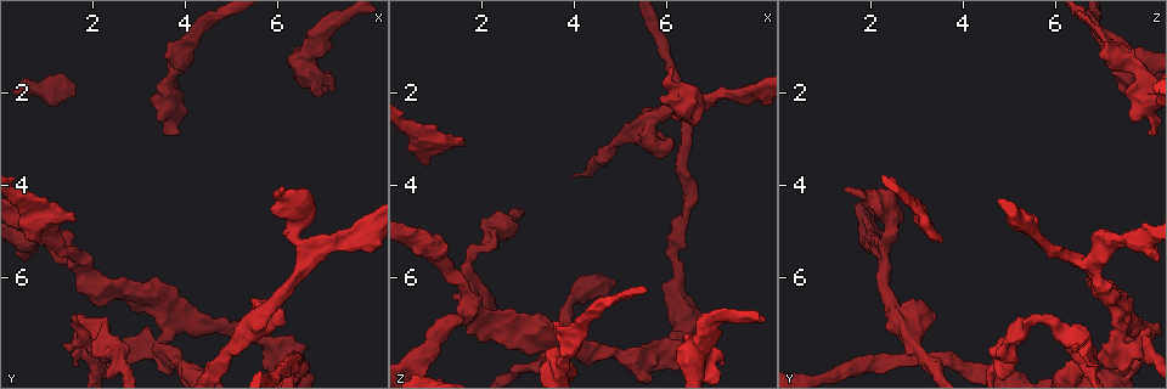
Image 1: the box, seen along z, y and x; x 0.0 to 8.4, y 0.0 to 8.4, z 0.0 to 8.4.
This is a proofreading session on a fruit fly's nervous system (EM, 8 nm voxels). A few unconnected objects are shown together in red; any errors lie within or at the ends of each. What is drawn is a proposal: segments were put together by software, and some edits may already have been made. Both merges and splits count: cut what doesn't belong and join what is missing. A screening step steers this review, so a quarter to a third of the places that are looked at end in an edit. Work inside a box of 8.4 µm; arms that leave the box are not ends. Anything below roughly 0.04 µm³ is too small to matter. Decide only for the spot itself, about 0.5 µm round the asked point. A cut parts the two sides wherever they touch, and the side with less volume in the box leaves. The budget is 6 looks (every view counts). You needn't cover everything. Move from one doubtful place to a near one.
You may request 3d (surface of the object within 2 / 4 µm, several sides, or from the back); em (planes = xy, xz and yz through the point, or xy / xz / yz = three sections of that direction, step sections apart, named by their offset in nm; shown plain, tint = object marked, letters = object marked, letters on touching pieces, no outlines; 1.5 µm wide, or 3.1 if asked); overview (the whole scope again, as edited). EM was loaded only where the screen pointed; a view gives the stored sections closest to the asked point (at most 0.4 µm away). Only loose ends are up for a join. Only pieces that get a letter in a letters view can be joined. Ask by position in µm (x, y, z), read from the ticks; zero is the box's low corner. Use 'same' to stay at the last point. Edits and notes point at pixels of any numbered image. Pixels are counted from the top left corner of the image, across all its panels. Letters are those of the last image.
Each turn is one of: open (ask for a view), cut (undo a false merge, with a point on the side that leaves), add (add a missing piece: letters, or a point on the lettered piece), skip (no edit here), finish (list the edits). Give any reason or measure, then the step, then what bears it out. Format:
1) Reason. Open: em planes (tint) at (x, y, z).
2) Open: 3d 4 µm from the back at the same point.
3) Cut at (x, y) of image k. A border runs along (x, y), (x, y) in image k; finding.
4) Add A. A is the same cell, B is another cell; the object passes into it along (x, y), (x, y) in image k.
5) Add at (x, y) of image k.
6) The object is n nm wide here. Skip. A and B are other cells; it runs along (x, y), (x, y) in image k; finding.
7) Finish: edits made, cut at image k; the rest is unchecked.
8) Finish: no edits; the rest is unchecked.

Branch stops here. Open: em planes (letters) at (6.20, 6.95, 3.20).

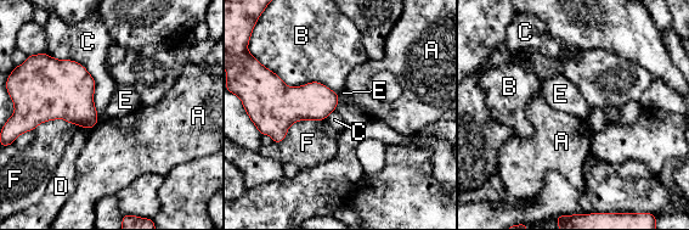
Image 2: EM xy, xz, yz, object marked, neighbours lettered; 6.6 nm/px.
Skip. A, B, C, D, E and F are other cells; a border runs along (338, 93), (338, 104), (334, 110) in image 2; none of them fits.

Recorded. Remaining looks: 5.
An open end. Open: 3d 2 µm at (0.85, 5.15, 3.50).

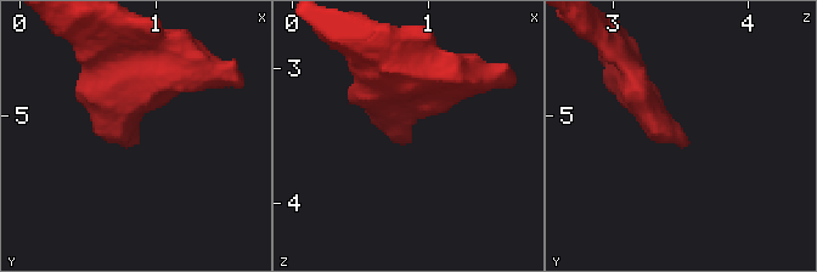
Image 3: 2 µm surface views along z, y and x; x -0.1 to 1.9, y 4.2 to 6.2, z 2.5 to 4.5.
Open: em yz step 8 (letters) at (0.90, 5.16, 3.54).

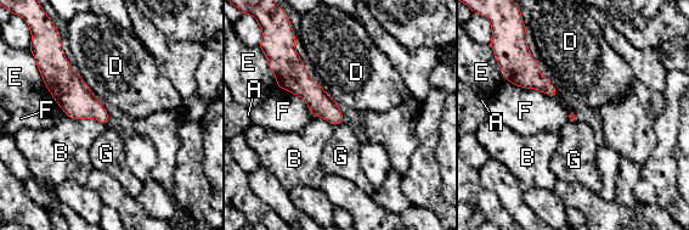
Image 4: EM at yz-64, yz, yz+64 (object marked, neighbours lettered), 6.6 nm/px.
Skip. A, B, D, E, F and G are other cells; none of them fits.

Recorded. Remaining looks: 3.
An open end. Open: em xz step 4 (letters) at (1.45, 7.50, 6.40).

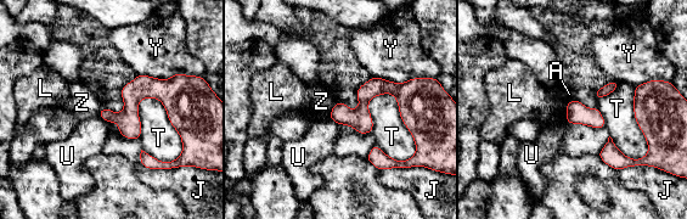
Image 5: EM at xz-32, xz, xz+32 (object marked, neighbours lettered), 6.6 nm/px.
Skip. A, J, L, T, U, Y and Z are other cells; a border runs along (568, 101), (566, 106), (566, 122) in image 5; none of them fits.

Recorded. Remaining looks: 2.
Finish: no edits; the rest is unchecked.

